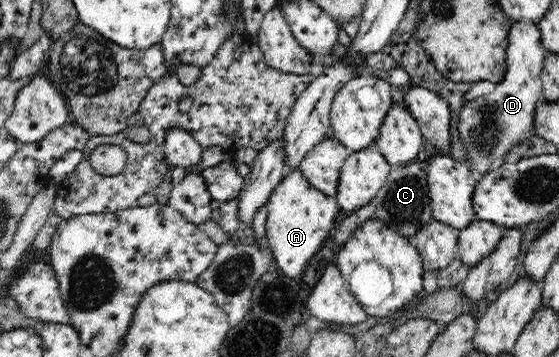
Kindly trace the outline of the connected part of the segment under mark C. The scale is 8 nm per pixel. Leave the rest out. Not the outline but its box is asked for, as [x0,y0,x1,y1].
[334,162,433,247]

